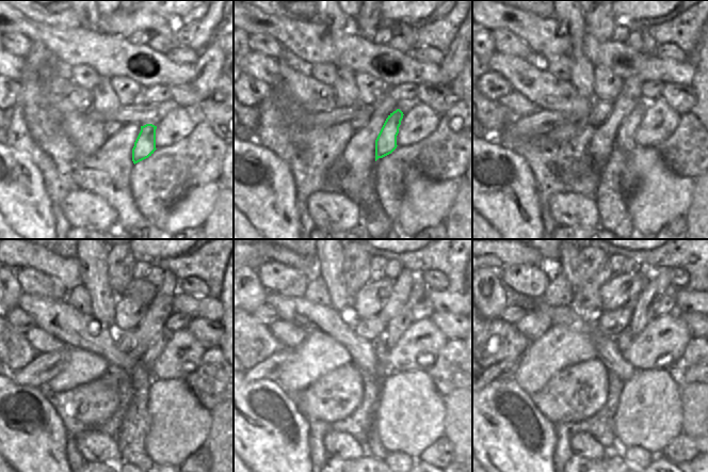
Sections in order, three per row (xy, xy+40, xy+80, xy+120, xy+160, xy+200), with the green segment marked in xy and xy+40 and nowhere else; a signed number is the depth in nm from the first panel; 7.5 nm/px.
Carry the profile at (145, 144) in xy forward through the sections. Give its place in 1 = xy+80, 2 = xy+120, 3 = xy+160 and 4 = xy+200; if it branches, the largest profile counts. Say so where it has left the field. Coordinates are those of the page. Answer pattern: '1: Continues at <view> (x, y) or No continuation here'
1: Continues at xy+80 (625, 139)
2: Continues at xy+120 (149, 358)
3: Continues at xy+160 (396, 328)
4: Continues at xy+200 (644, 311).

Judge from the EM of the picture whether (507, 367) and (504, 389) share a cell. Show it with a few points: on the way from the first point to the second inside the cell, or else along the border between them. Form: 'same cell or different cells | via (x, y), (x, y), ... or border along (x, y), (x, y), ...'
different cells | border along (513, 379), (500, 379), (483, 387)

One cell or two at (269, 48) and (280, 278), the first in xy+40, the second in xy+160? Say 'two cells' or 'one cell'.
one cell

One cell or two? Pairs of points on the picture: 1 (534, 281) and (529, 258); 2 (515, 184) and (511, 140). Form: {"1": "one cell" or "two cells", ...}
{"1": "two cells", "2": "two cells"}

